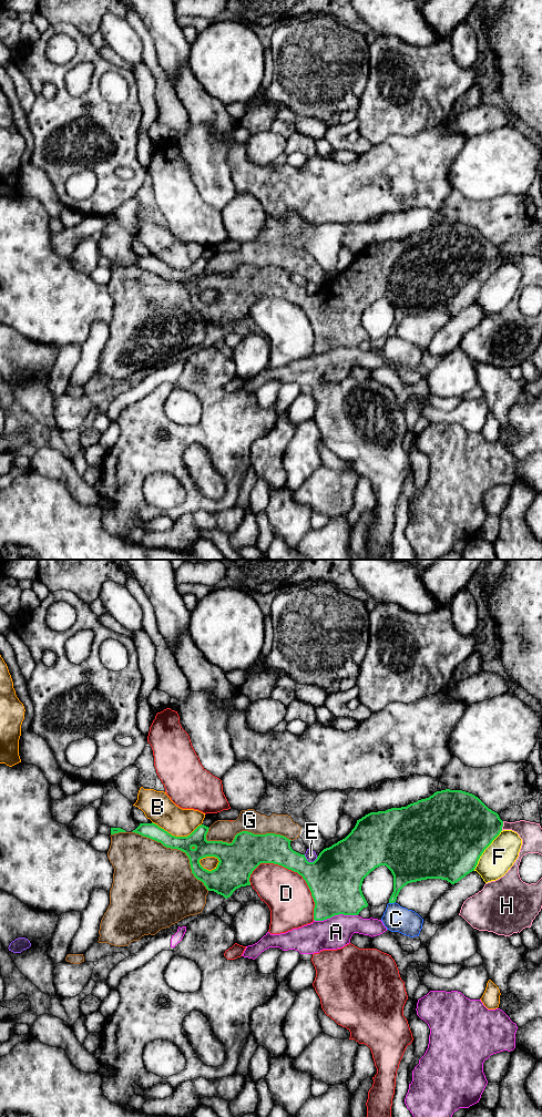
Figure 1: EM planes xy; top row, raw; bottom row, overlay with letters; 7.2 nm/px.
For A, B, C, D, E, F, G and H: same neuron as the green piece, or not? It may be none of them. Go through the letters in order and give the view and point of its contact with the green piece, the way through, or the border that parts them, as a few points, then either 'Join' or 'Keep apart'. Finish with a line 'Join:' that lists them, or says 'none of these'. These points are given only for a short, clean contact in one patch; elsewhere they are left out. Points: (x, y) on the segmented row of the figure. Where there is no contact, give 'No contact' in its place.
A: Touches green at xy (335, 914). Keep apart
B: Touches green at xy (176, 837). Keep apart
C: Touches green at xy (391, 902). Keep apart
D: Touches green at xy (298, 873). Keep apart
E: Touches green at xy (309, 862). Keep apart
F: Touches green at xy (484, 849). Keep apart
G: Touches green at xy (246, 831). Keep apart
H: Touches green at xy (502, 826). Keep apart
Join: none of these

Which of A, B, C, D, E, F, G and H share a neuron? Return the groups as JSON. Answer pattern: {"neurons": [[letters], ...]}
{"neurons": [["A"], ["B"], ["C"], ["D"], ["E"], ["F"], ["G"], ["H"]]}

